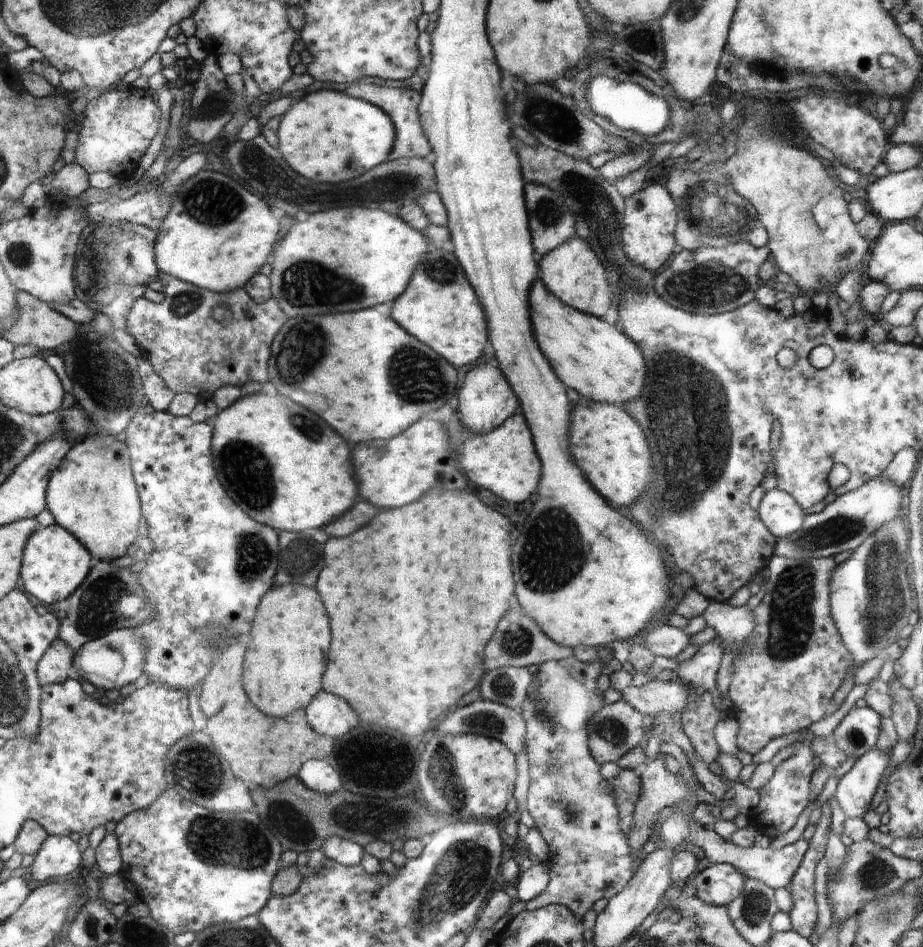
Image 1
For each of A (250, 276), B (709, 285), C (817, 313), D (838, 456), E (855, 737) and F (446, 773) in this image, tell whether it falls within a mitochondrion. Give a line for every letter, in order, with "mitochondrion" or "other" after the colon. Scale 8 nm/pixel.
A: other
B: mitochondrion
C: other
D: other
E: mitochondrion
F: mitochondrion

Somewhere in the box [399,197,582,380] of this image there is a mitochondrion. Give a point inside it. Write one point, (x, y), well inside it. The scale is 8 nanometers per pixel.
(442, 271)

